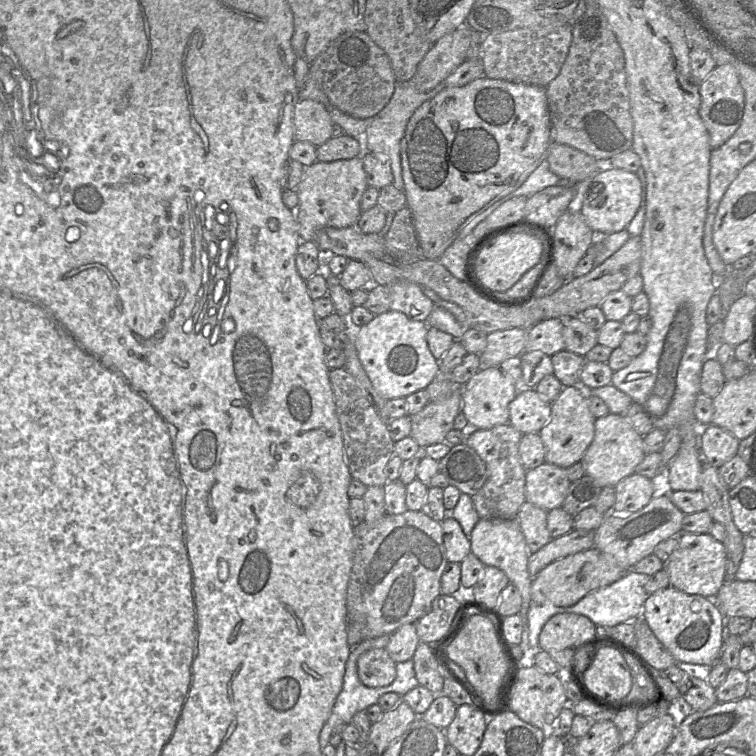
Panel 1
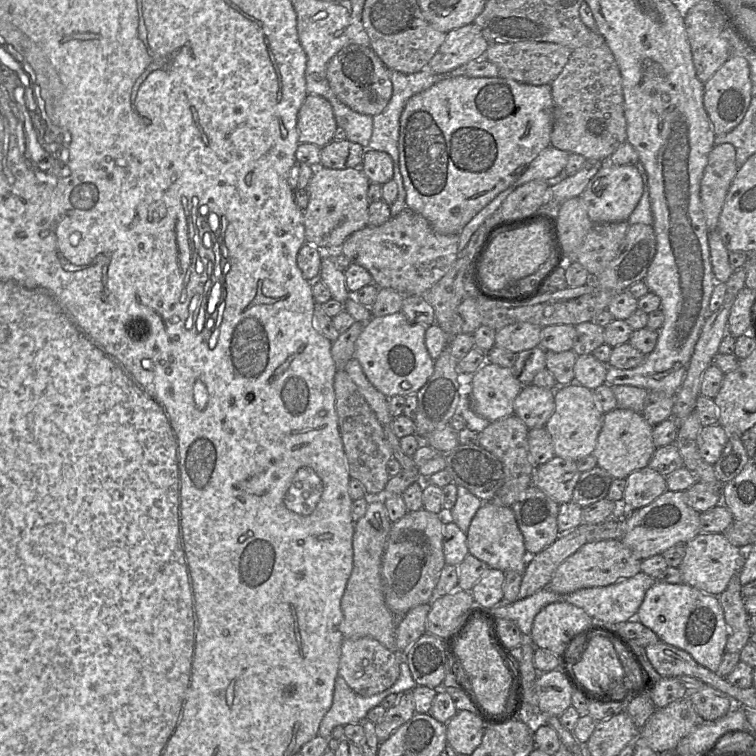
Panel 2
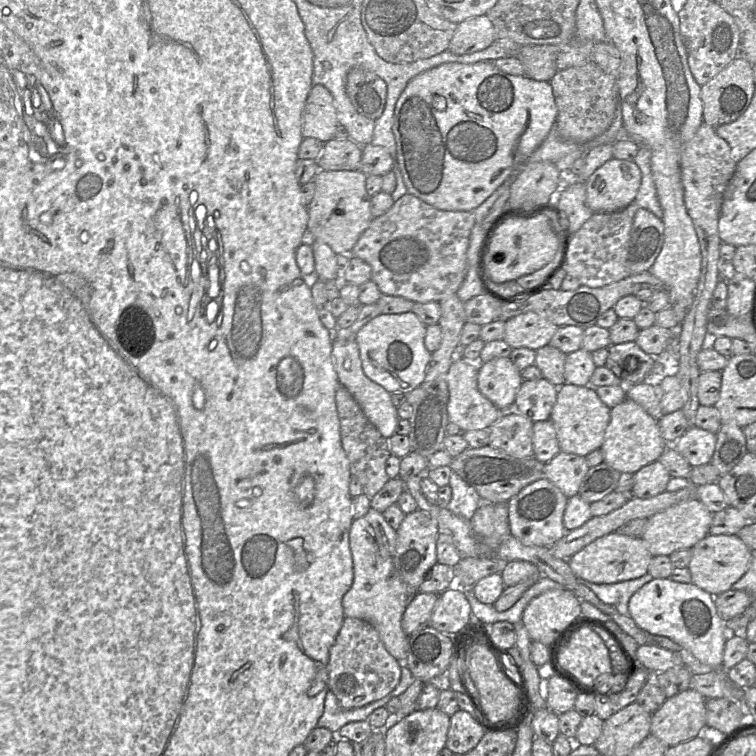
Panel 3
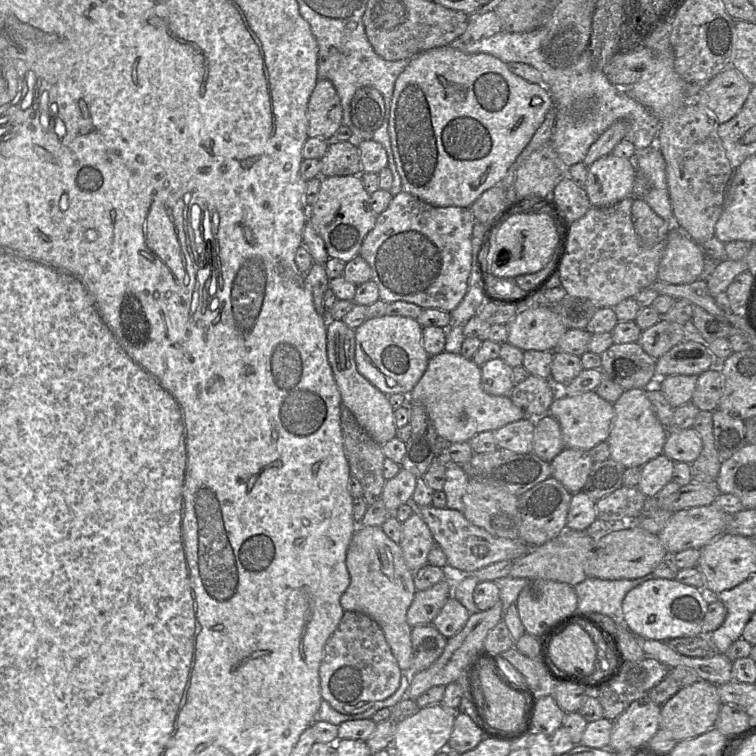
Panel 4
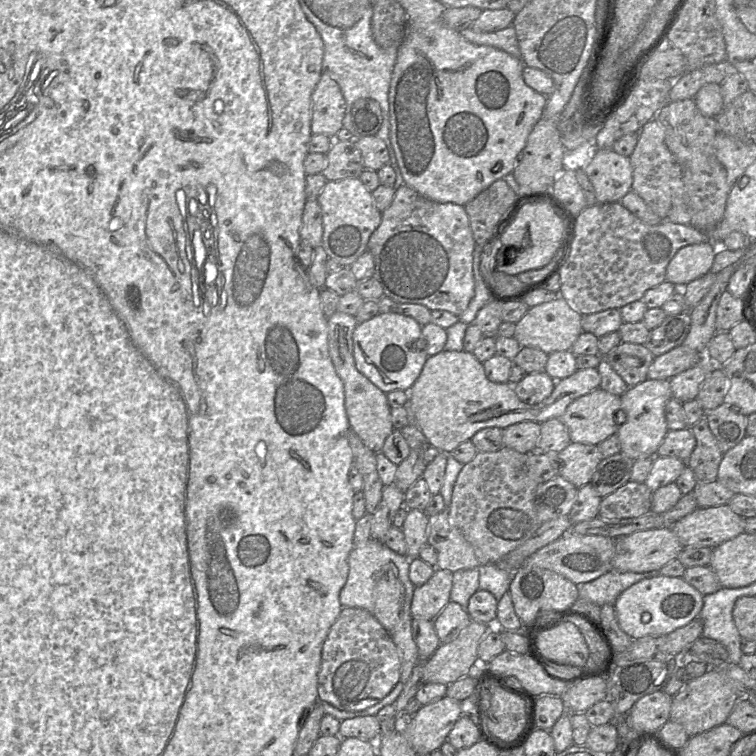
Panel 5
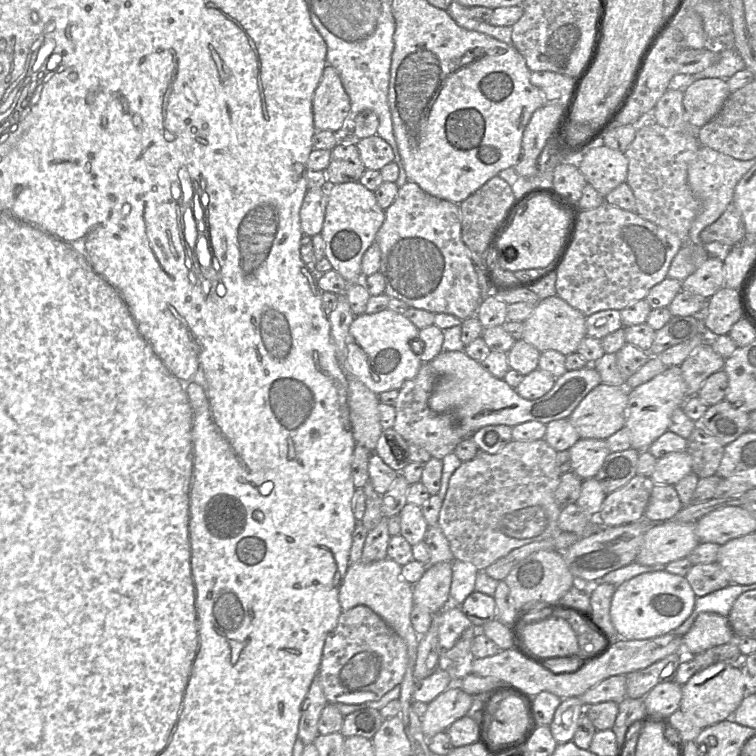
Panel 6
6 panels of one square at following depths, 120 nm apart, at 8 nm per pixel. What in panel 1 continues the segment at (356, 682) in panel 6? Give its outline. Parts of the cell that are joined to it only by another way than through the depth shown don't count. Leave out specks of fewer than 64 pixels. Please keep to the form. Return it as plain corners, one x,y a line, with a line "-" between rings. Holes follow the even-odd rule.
385,648
371,649
359,656
357,671
366,687
385,687
396,678
396,663

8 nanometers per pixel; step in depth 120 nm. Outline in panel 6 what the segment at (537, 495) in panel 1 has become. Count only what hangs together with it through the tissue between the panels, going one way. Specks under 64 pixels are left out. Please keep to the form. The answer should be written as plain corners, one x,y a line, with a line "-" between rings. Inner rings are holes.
580,438
569,449
571,470
582,480
594,478
611,453
604,439

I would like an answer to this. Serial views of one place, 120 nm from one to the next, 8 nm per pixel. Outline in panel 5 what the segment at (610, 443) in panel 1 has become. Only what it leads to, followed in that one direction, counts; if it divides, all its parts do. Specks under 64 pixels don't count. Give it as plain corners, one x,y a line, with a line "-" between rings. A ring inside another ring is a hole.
646,379
628,387
621,395
621,409
625,413
625,422
618,426
616,435
623,454
633,460
657,455
657,450
668,432
665,409
671,397
670,382
666,379

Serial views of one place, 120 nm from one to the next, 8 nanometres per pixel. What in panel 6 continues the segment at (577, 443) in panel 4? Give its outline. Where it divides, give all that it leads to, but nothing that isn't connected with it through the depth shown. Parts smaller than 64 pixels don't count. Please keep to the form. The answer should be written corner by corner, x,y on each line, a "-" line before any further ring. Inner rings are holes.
600,383
567,418
580,438
606,440
623,428
627,419
628,389

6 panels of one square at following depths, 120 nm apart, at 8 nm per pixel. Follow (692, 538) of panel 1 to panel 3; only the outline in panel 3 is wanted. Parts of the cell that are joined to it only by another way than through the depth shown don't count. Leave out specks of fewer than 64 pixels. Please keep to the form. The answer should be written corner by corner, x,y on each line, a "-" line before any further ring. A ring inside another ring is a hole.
708,534
691,548
692,556
688,565
691,583
713,597
732,588
747,571
752,551
737,536
732,534

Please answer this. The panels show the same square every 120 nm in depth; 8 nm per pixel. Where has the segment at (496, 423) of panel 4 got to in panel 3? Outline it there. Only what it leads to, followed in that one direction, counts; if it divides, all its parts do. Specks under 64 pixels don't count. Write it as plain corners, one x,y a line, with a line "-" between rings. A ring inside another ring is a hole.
455,357
447,372
448,420
461,431
487,429
505,411
496,407
478,389
478,365

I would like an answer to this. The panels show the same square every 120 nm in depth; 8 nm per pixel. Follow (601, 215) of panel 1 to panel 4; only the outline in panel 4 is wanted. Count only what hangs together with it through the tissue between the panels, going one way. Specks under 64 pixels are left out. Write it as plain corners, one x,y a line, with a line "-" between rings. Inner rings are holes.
608,154
588,167
585,191
592,207
609,207
634,196
635,155
621,158

